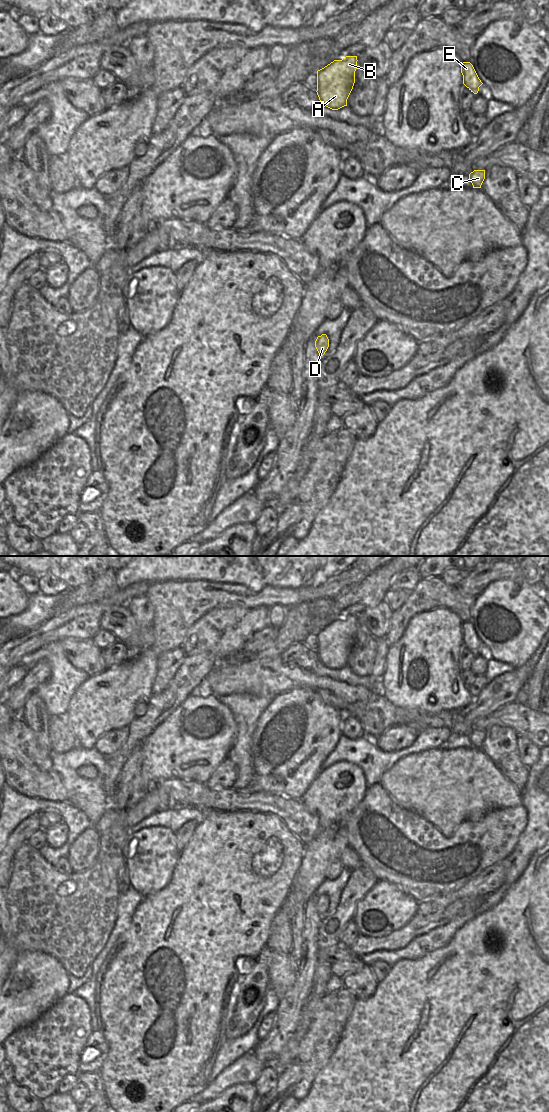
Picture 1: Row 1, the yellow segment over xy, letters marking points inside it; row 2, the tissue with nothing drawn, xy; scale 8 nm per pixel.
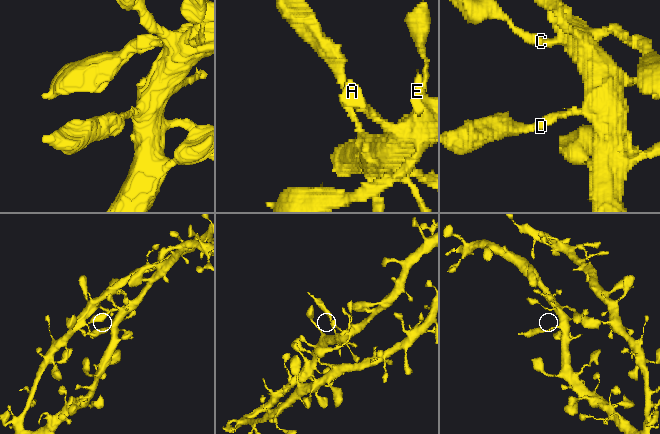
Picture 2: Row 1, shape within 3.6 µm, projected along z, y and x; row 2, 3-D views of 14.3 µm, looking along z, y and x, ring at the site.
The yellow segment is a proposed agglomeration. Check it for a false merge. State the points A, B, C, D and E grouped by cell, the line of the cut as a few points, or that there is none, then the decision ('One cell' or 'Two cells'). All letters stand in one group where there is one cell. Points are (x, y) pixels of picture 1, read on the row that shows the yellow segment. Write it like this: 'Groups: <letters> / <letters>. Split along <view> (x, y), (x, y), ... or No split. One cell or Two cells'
Groups: A B C E / D. Split along xy (321, 337), (317, 338). Two cells

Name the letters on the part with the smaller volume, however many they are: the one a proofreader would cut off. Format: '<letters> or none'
D

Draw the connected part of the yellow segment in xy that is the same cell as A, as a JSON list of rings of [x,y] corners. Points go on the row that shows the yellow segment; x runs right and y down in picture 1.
[[[346,56],[317,71],[316,92],[324,106],[332,110],[347,106],[355,83],[357,61],[357,56]]]

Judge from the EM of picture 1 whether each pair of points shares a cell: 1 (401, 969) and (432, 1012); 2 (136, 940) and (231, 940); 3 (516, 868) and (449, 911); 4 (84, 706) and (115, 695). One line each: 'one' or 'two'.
1: one
2: one
3: two
4: one

